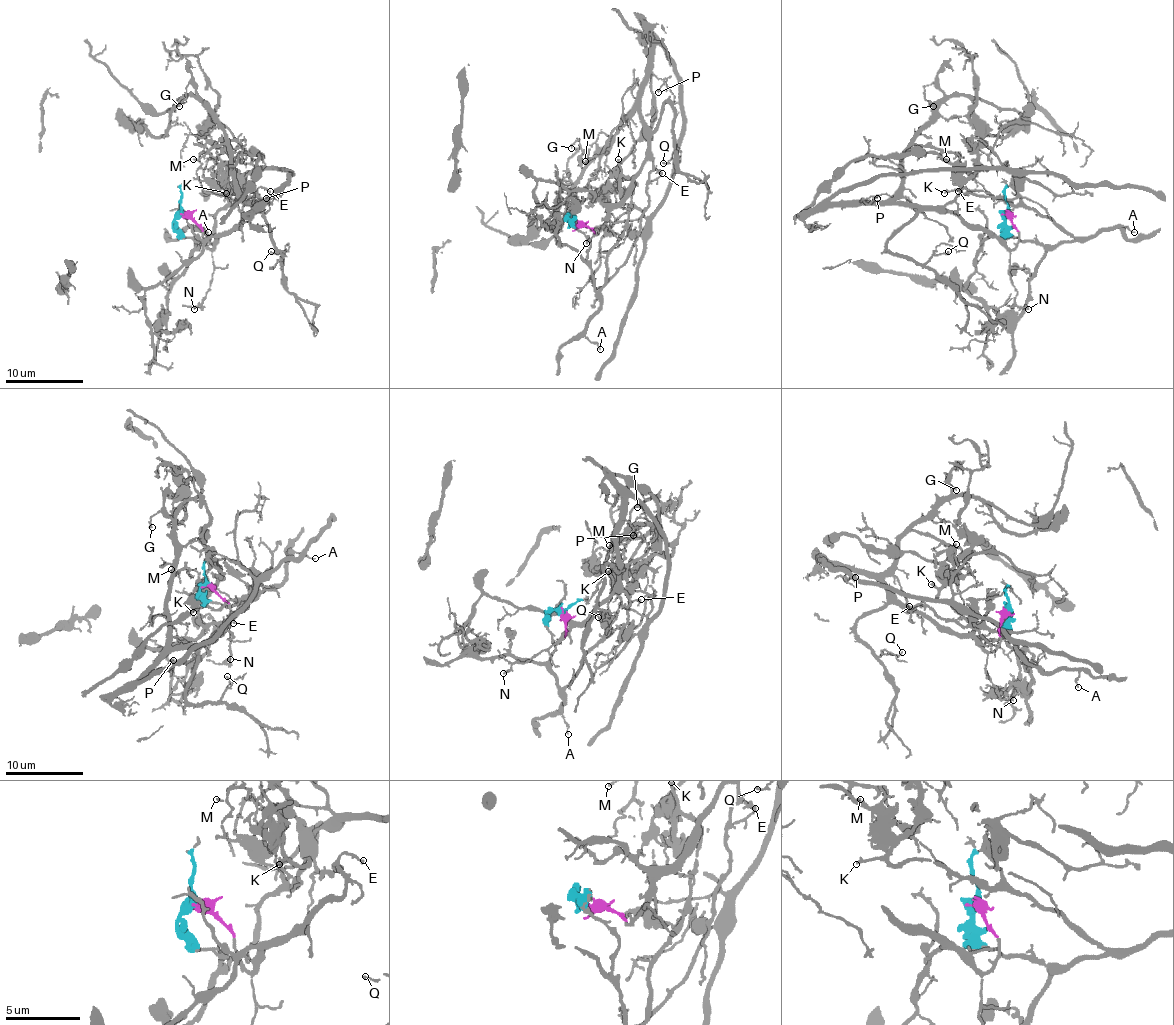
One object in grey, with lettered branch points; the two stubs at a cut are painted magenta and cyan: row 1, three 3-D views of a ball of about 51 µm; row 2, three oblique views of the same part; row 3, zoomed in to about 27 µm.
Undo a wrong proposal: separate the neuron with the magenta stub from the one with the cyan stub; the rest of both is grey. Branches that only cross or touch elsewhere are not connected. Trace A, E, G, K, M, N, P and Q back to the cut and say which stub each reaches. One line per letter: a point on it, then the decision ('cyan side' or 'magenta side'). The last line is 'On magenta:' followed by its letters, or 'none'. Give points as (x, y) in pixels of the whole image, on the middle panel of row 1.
A: (600, 349) | cyan side
E: (662, 173) | magenta side
G: (571, 148) | magenta side
K: (618, 159) | cyan side
M: (585, 161) | magenta side
N: (586, 243) | magenta side
P: (658, 92) | magenta side
Q: (663, 163) | magenta side
On magenta: E, G, M, N, P, Q

